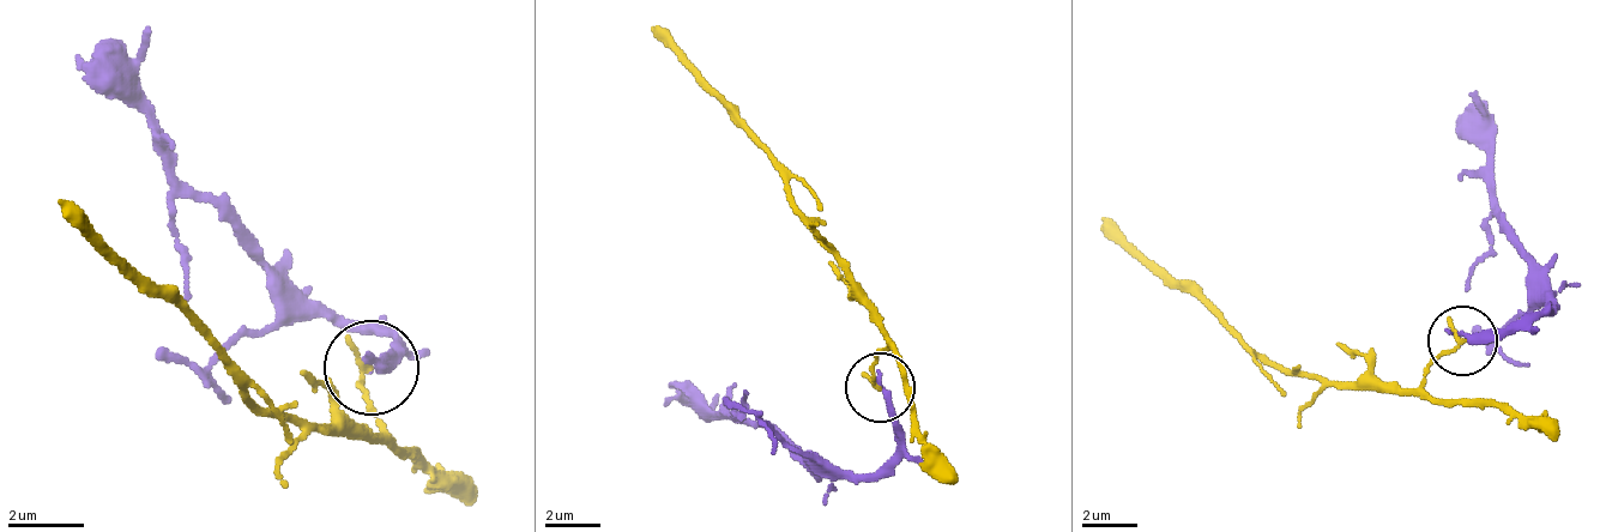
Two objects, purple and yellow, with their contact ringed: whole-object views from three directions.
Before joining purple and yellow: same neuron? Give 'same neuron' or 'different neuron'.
different neuron

